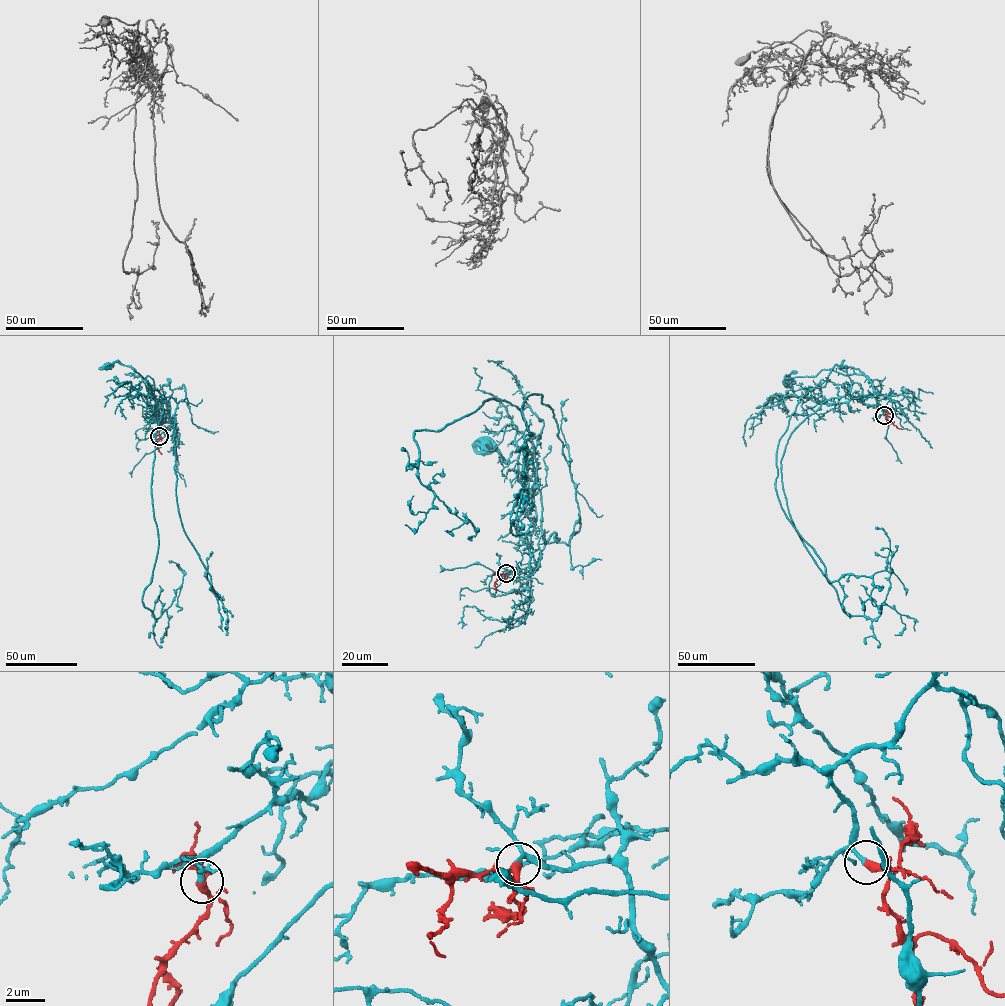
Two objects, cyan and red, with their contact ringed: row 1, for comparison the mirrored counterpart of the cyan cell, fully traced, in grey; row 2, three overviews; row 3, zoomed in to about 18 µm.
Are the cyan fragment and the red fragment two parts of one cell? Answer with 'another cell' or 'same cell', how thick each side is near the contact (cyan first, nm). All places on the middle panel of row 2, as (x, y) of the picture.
same cell; calibres 200 and 440 nm

